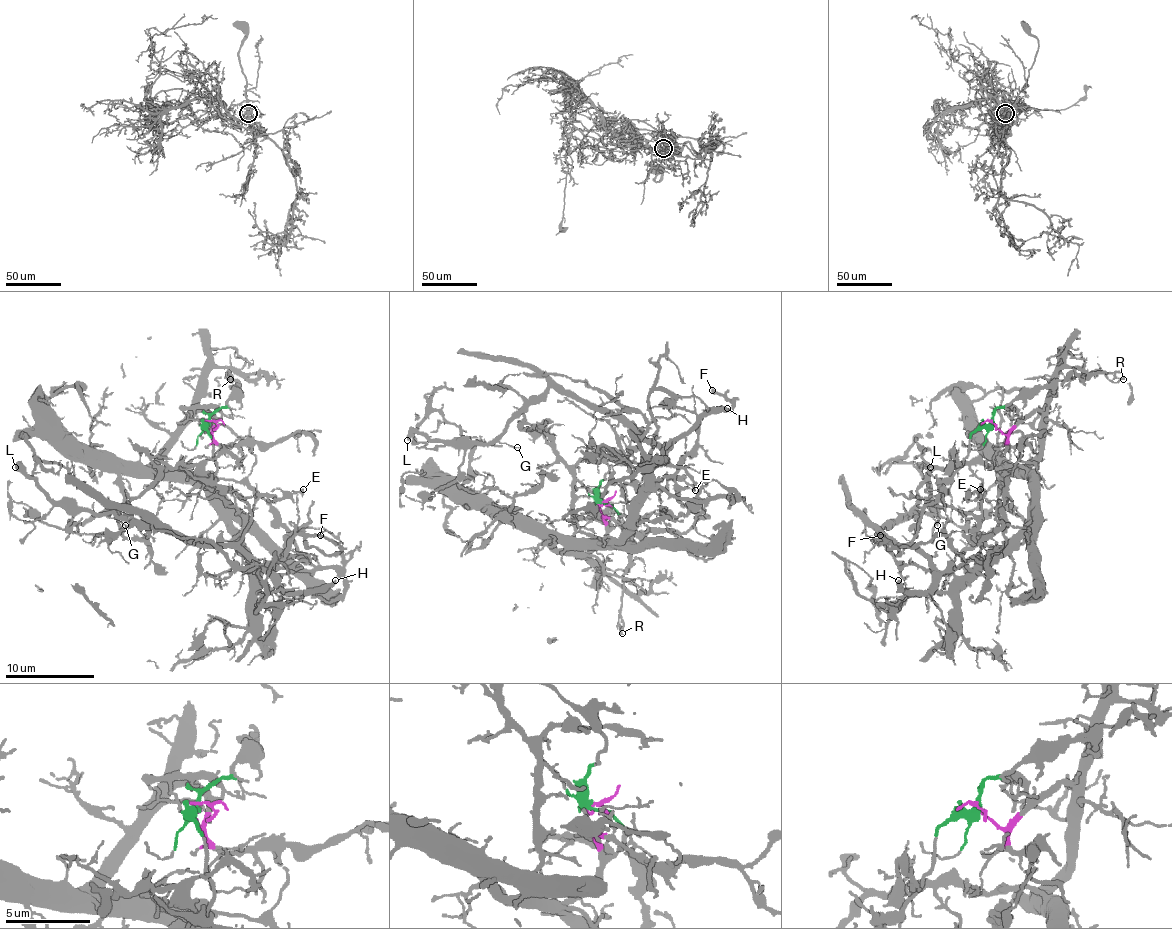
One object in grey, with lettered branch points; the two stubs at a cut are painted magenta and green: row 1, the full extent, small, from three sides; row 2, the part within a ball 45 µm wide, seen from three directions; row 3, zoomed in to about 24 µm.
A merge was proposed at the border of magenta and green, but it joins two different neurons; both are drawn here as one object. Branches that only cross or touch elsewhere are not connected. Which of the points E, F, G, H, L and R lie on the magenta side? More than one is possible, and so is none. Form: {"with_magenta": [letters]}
{"with_magenta": ["E", "F"]}

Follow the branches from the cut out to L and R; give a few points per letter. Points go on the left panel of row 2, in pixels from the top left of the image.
L: (206, 422), (212, 479), (250, 510), (237, 542), (195, 544), (79, 510), (15, 466)
R: (206, 422), (226, 406), (237, 388), (228, 370), (226, 373), (230, 379)

